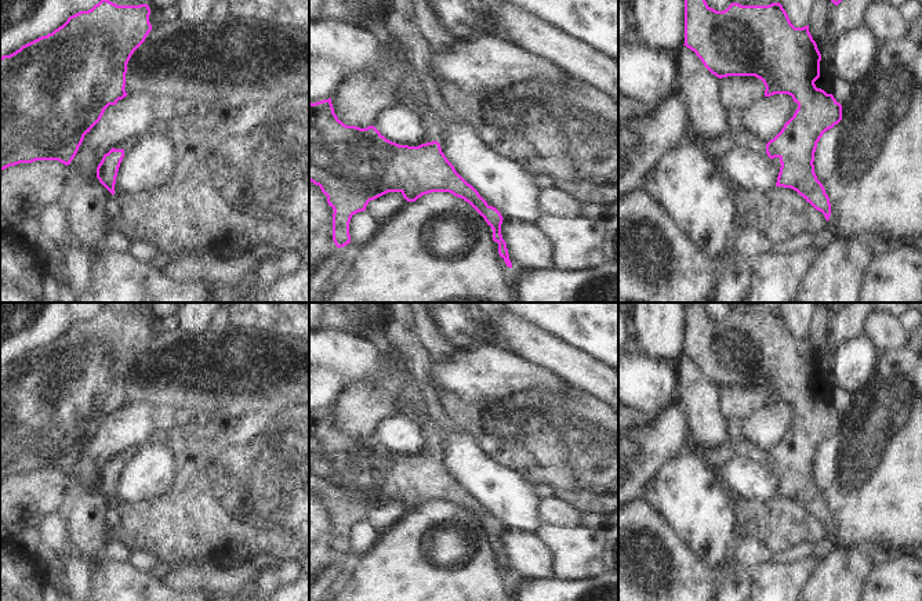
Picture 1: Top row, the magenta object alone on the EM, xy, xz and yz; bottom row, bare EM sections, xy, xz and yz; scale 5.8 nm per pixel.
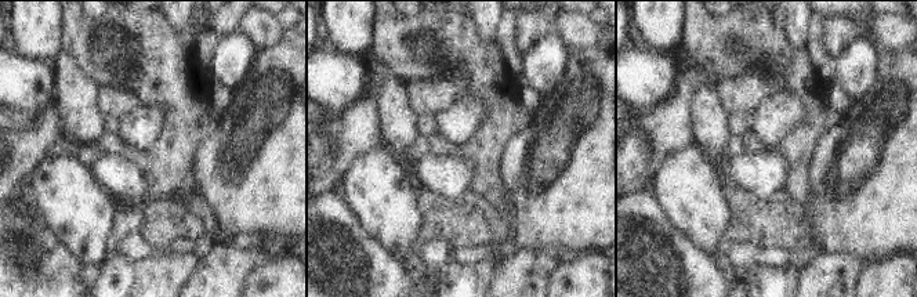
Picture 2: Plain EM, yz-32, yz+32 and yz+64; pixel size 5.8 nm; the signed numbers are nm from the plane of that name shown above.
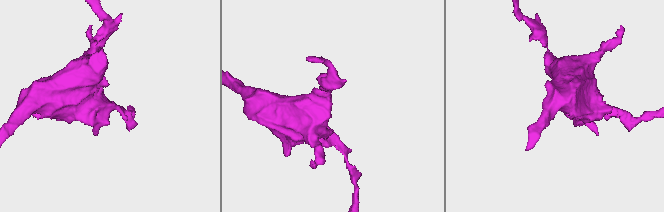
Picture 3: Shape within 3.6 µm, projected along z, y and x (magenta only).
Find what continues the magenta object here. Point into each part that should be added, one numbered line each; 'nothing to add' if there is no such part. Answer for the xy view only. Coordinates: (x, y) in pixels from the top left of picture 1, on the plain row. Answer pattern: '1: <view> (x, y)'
1: xy (127, 453)

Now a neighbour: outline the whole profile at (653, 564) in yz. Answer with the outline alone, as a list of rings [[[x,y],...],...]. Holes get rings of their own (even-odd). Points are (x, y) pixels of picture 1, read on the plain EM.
[[[642,495],[618,508],[618,601],[715,601],[720,580],[716,582],[712,573],[714,569],[696,555],[689,546],[680,542],[664,515],[658,511],[656,503]]]

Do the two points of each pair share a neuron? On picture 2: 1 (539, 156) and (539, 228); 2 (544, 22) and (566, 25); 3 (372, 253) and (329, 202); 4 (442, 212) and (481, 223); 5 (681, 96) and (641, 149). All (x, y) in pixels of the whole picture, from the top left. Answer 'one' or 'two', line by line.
1: one
2: two
3: one
4: one
5: one

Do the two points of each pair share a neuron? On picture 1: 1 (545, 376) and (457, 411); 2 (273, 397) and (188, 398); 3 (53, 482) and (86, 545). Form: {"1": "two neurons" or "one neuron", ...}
{"1": "two neurons", "2": "one neuron", "3": "two neurons"}

